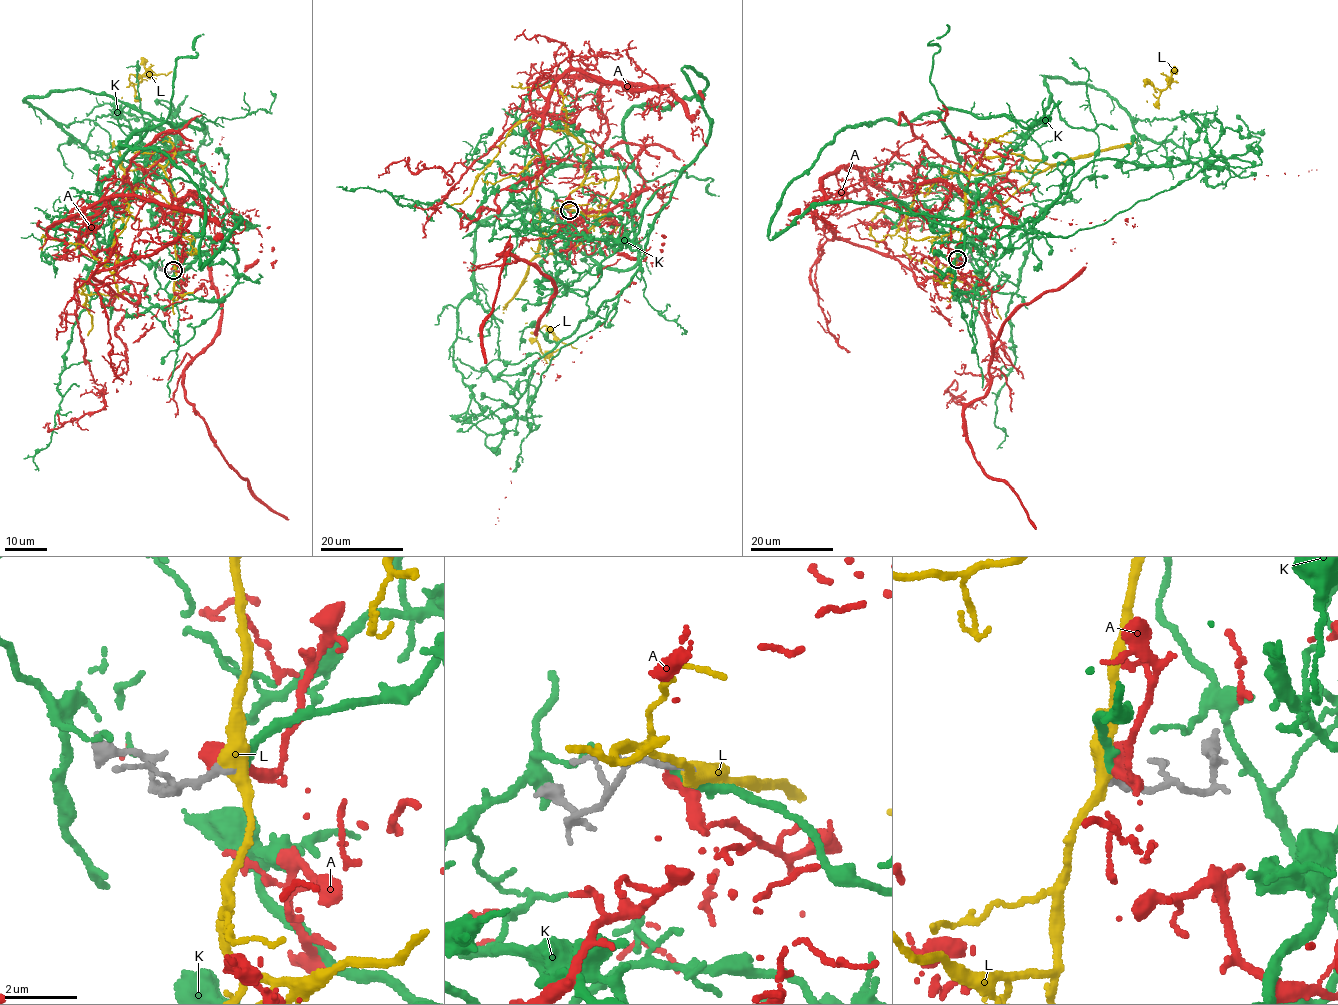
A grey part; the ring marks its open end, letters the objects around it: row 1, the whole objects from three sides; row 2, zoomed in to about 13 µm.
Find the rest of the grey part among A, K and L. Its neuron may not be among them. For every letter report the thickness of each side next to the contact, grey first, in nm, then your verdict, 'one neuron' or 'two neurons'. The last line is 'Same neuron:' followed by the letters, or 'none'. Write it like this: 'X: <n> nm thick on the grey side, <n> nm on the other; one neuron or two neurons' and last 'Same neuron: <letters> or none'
A: 220 nm thick on the grey side, 550 nm on the other; two neurons
K: 200 nm thick on the grey side, 190 nm on the other; two neurons
L: 200 nm thick on the grey side, 400 nm on the other; one neuron
Same neuron: L

